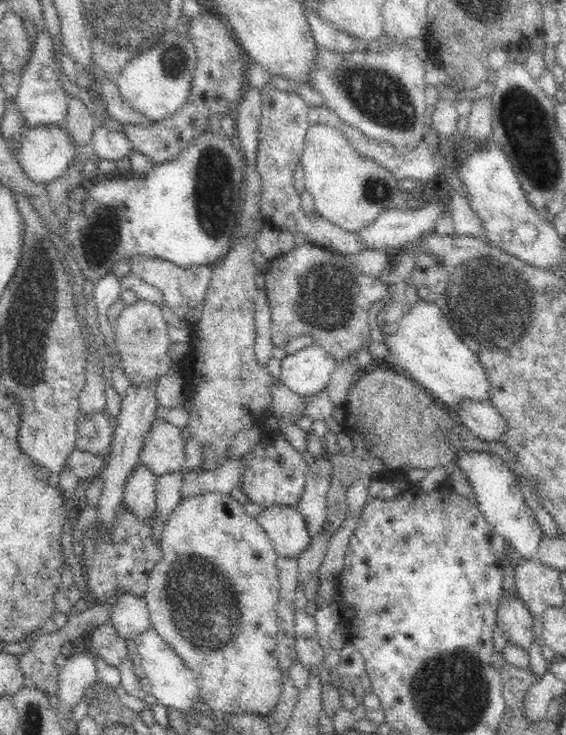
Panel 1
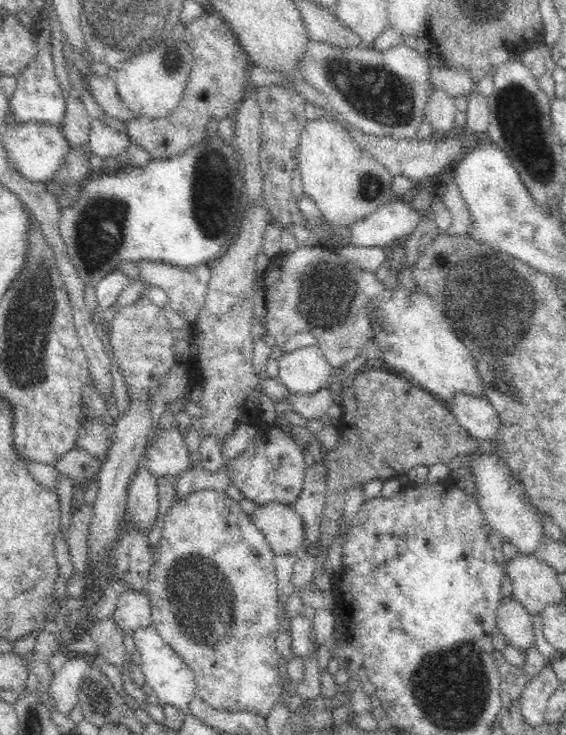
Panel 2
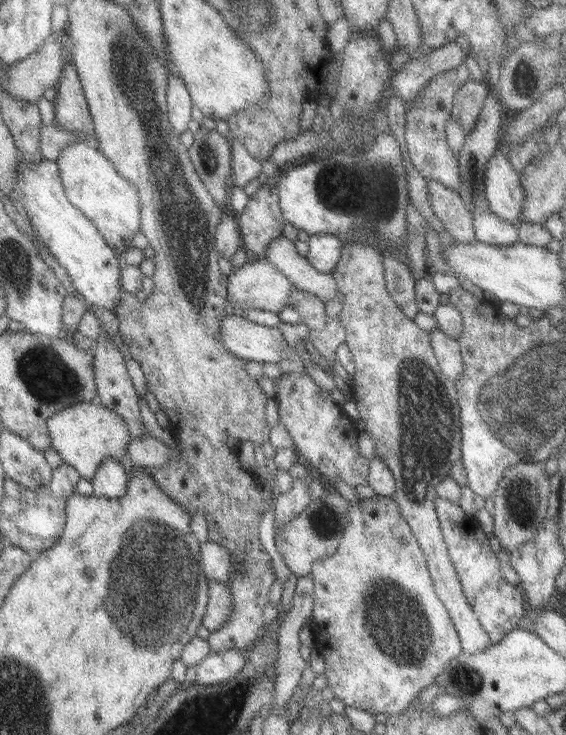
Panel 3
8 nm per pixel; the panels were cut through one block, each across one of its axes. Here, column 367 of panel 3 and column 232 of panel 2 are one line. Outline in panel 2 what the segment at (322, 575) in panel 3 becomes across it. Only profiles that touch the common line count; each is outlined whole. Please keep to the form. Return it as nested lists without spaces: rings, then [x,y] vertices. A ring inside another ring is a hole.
[[[200,490],[194,494],[188,494],[186,498],[178,500],[174,504],[174,508],[166,514],[164,518],[164,534],[162,540],[158,544],[158,560],[154,562],[154,566],[150,568],[150,578],[148,578],[148,600],[150,600],[150,616],[152,616],[152,626],[158,630],[158,634],[162,636],[162,640],[166,644],[172,646],[172,650],[186,662],[186,666],[194,672],[196,676],[196,688],[198,688],[198,698],[202,698],[208,706],[212,706],[214,710],[224,710],[224,712],[254,712],[258,716],[268,718],[270,710],[274,710],[274,706],[278,706],[278,702],[282,700],[282,678],[278,672],[278,650],[276,650],[276,638],[278,638],[278,576],[276,576],[276,554],[270,546],[270,542],[266,542],[266,536],[262,534],[262,530],[258,530],[258,526],[254,524],[254,520],[250,518],[250,514],[246,514],[240,508],[240,502],[236,502],[234,498],[230,498],[224,492],[216,492],[216,490]]]

